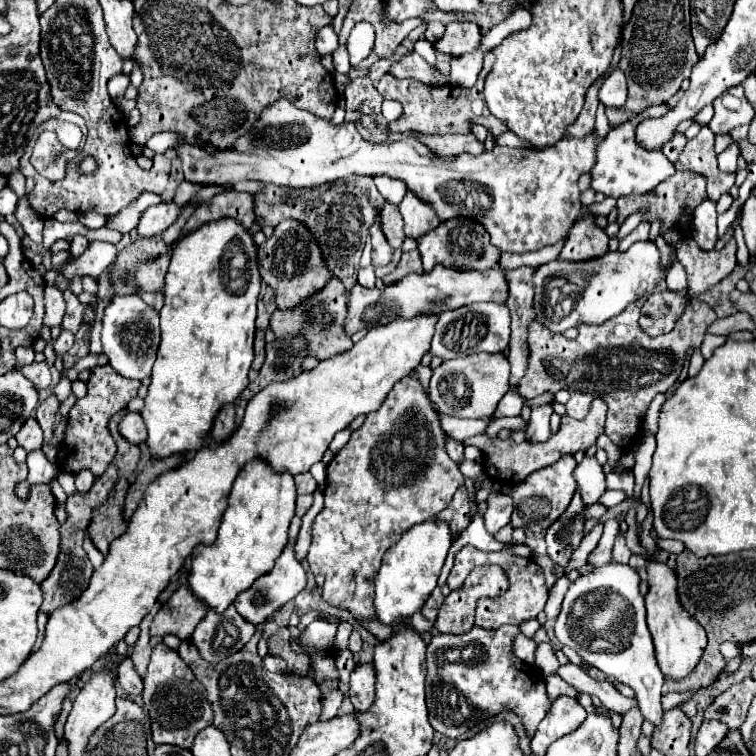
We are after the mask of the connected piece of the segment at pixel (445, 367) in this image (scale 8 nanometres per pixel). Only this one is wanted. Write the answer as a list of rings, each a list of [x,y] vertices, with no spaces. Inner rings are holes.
[[[471,354],[457,360],[445,360],[433,370],[429,382],[429,396],[439,412],[455,418],[489,418],[497,410],[499,400],[509,392],[509,362],[497,354]]]

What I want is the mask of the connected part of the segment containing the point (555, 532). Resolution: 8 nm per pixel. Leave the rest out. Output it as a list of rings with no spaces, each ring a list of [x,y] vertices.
[[[575,494],[567,512],[547,530],[545,540],[547,540],[549,558],[555,564],[559,564],[561,568],[569,566],[571,554],[579,548],[579,544],[585,536],[585,532],[583,532],[585,518],[581,514],[583,510],[585,510],[585,502],[581,502],[581,494]]]

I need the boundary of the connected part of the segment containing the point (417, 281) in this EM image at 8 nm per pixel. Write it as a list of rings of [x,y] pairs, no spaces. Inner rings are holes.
[[[435,266],[431,272],[407,274],[401,282],[385,288],[365,288],[359,282],[353,286],[349,296],[349,314],[345,320],[347,334],[355,334],[363,328],[385,326],[395,318],[413,318],[423,314],[441,314],[445,310],[455,310],[473,302],[497,302],[505,304],[507,300],[507,282],[499,268],[485,272],[479,270],[453,270],[447,266]]]

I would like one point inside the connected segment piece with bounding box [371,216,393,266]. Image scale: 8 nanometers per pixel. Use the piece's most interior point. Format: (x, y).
(382, 252)

